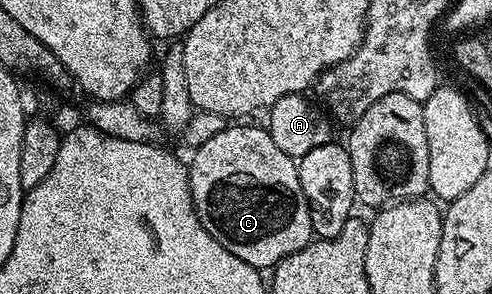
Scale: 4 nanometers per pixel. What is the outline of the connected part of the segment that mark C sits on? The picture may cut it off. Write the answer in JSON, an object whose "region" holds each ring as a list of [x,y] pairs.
{"region":[[[234,122],[231,128],[224,126],[193,149],[194,157],[188,160],[190,193],[204,230],[208,230],[224,250],[232,250],[232,254],[248,262],[248,266],[270,270],[288,254],[296,254],[308,246],[314,236],[314,227],[300,186],[296,160],[276,146],[265,127],[257,128],[250,123],[254,122]]]}

